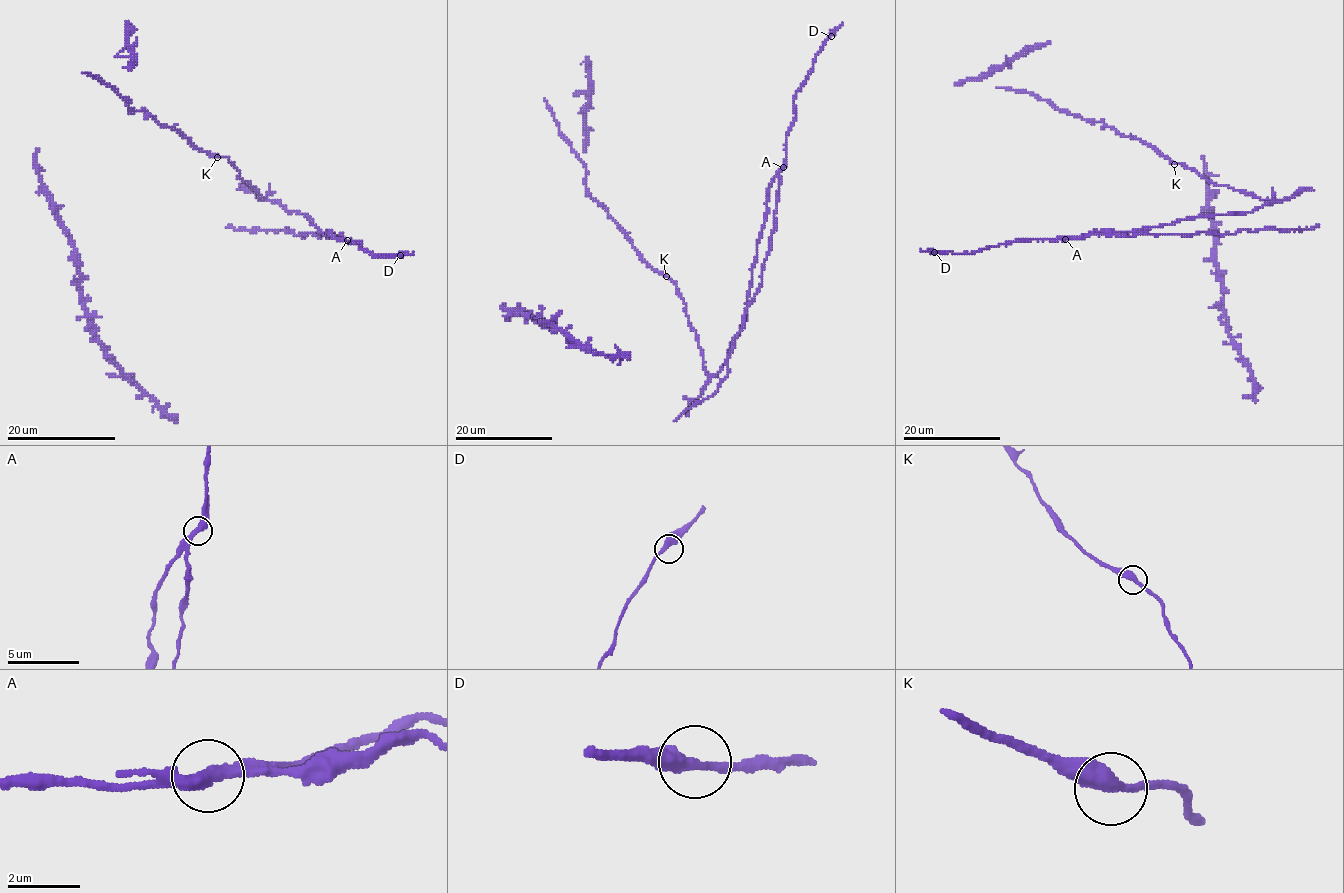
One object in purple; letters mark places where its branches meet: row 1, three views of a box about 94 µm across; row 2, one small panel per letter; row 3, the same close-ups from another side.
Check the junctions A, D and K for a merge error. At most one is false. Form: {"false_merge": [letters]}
{"false_merge": ["A"]}

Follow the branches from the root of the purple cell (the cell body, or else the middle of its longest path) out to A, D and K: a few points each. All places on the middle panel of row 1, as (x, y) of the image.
A: (707, 372), (713, 377), (721, 370), (746, 316), (767, 192), (783, 167)
D: (707, 372), (713, 377), (721, 370), (746, 316), (767, 192), (784, 162), (794, 95), (831, 36)
K: (707, 372), (701, 348), (685, 311), (685, 303), (677, 286), (666, 276)

